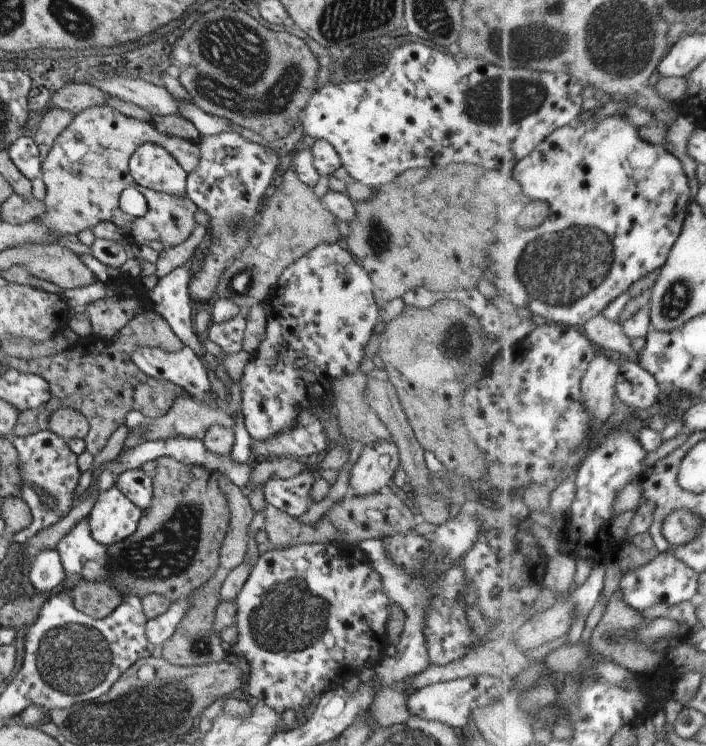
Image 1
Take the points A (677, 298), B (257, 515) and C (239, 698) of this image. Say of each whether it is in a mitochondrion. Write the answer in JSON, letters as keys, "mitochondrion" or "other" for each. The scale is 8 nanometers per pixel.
{"A":"mitochondrion","B":"other","C":"other"}

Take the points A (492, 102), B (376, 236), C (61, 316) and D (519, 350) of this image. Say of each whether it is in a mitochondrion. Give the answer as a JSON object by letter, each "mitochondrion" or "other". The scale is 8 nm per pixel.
{"A":"mitochondrion","B":"mitochondrion","C":"other","D":"other"}

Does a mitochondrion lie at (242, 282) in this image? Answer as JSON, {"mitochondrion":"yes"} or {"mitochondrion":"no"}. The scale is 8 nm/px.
{"mitochondrion":"yes"}

